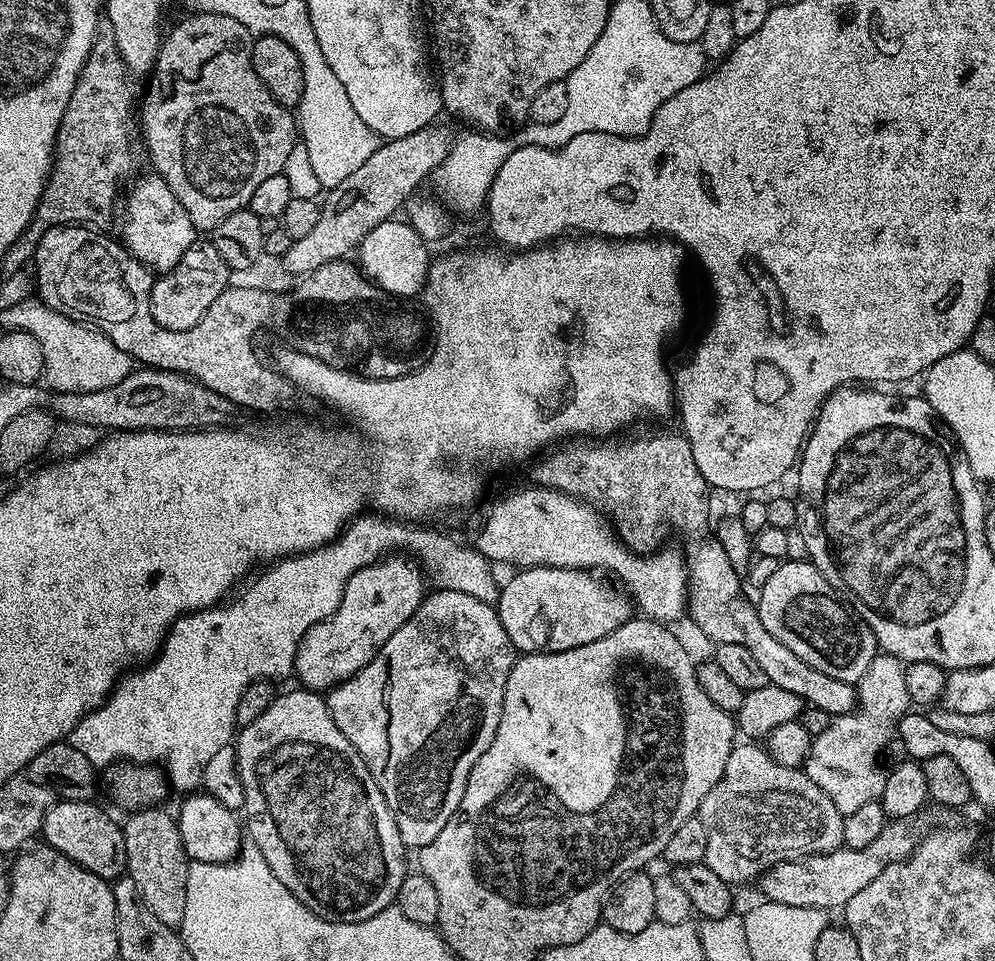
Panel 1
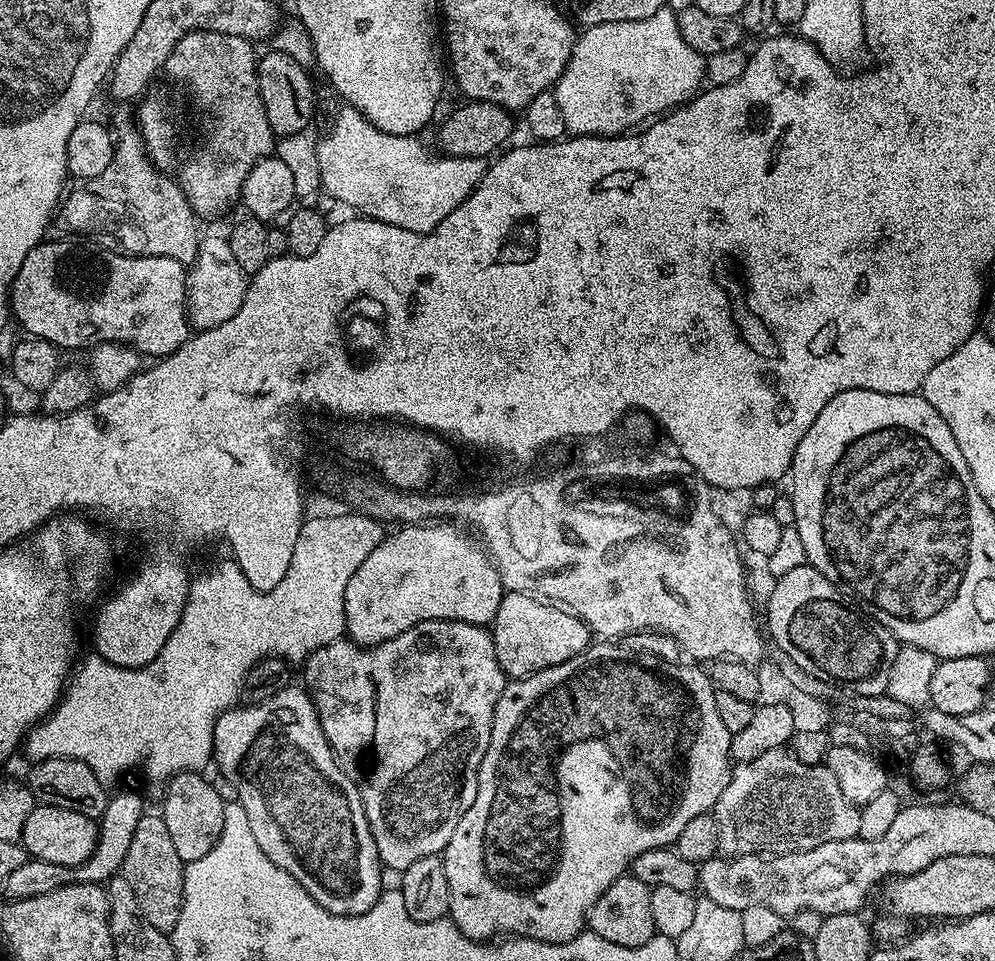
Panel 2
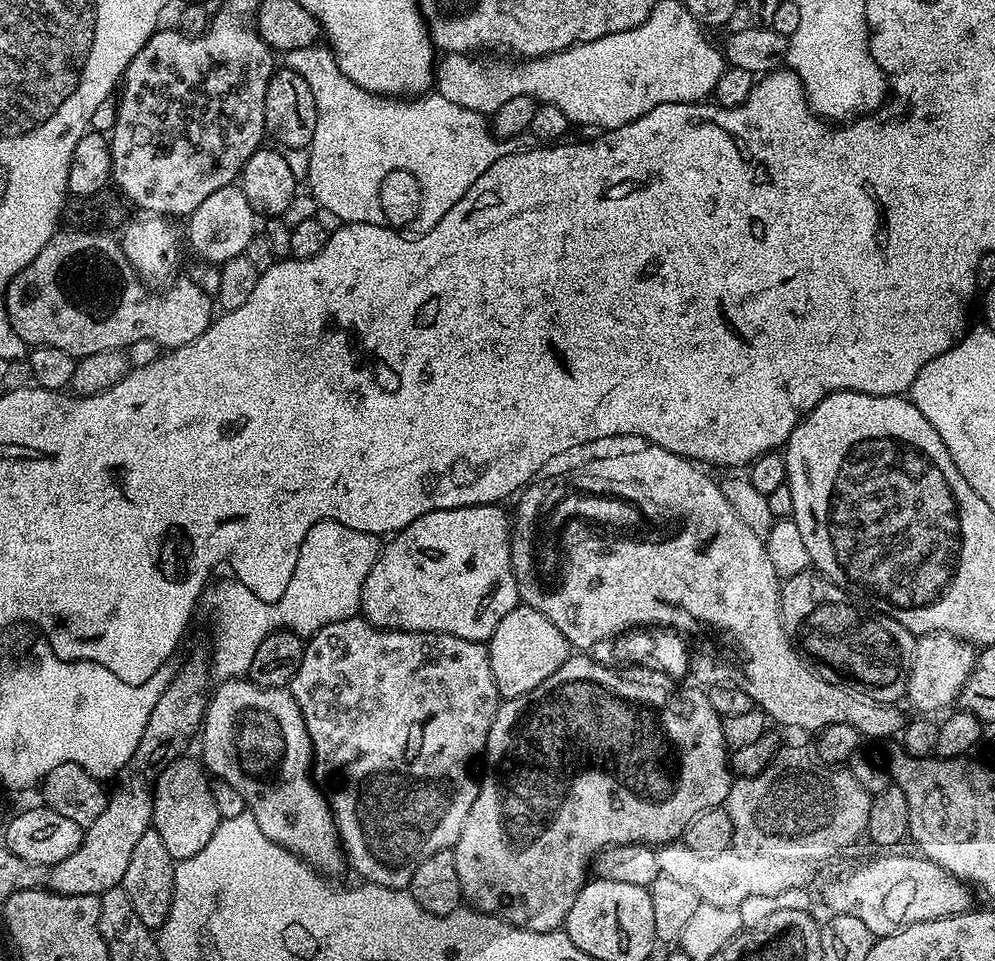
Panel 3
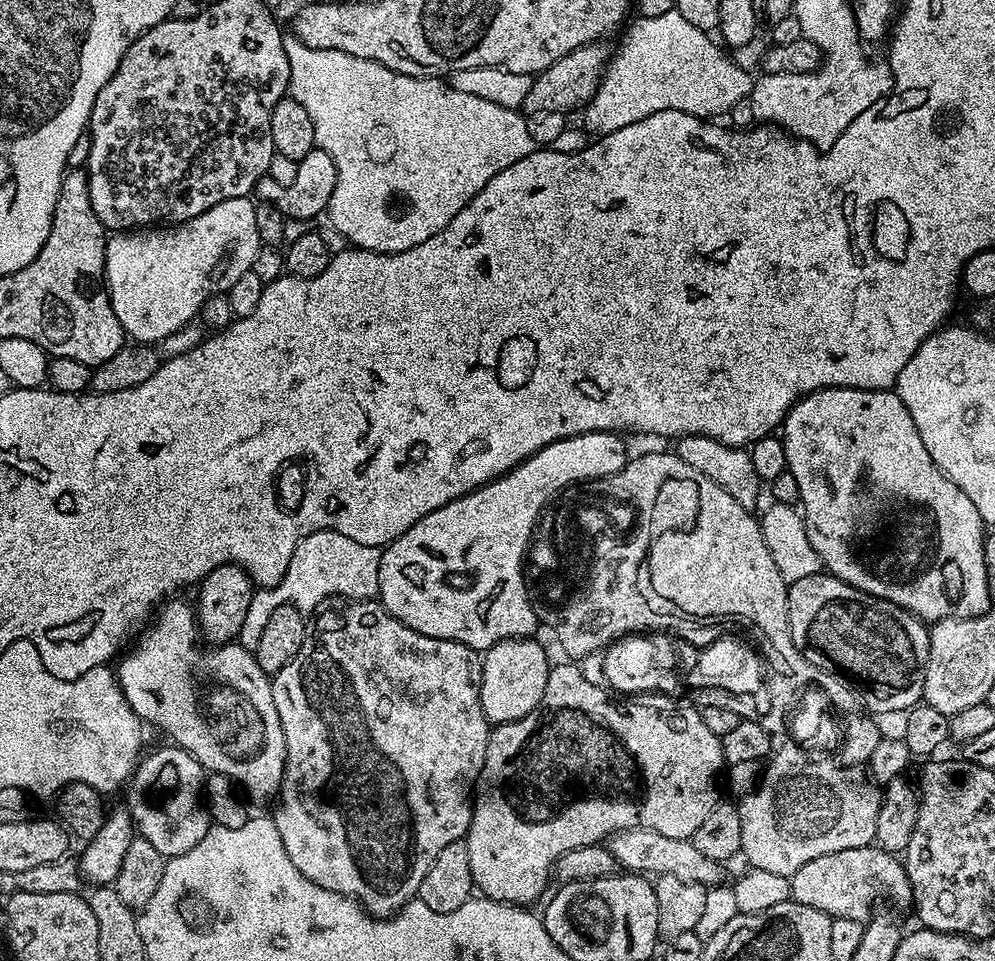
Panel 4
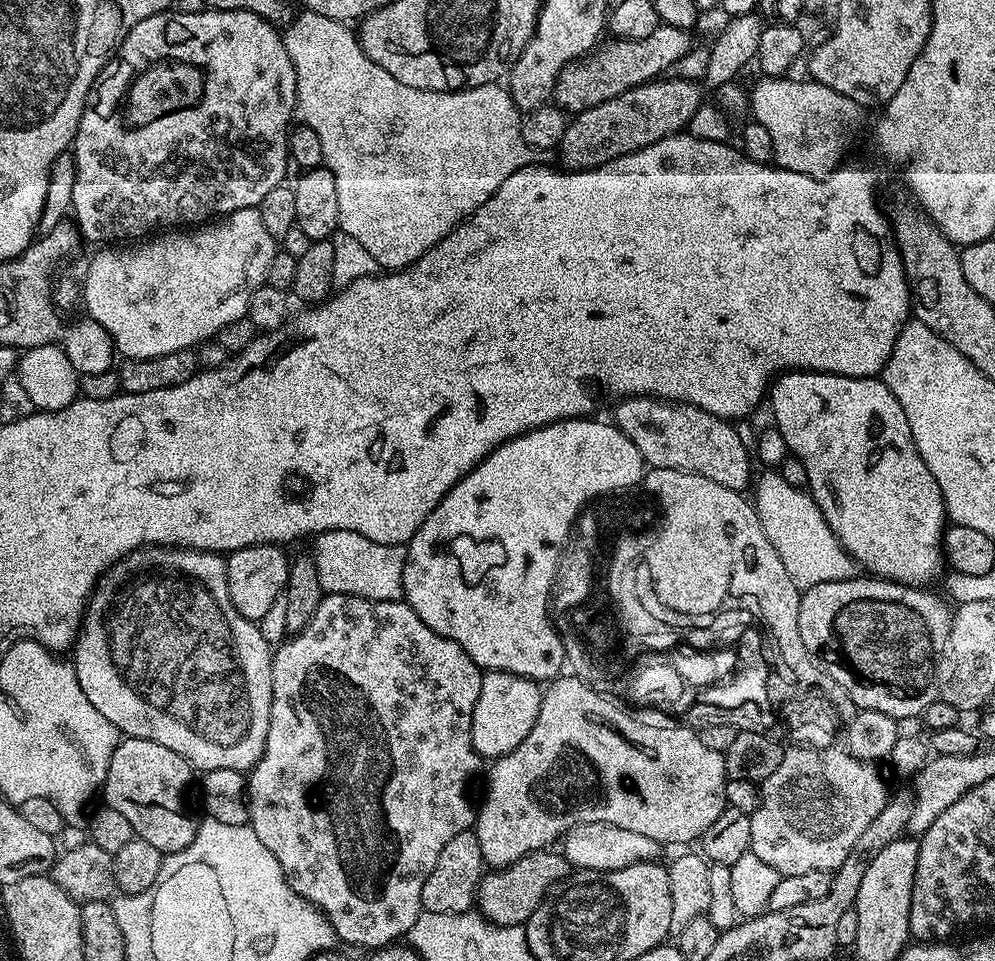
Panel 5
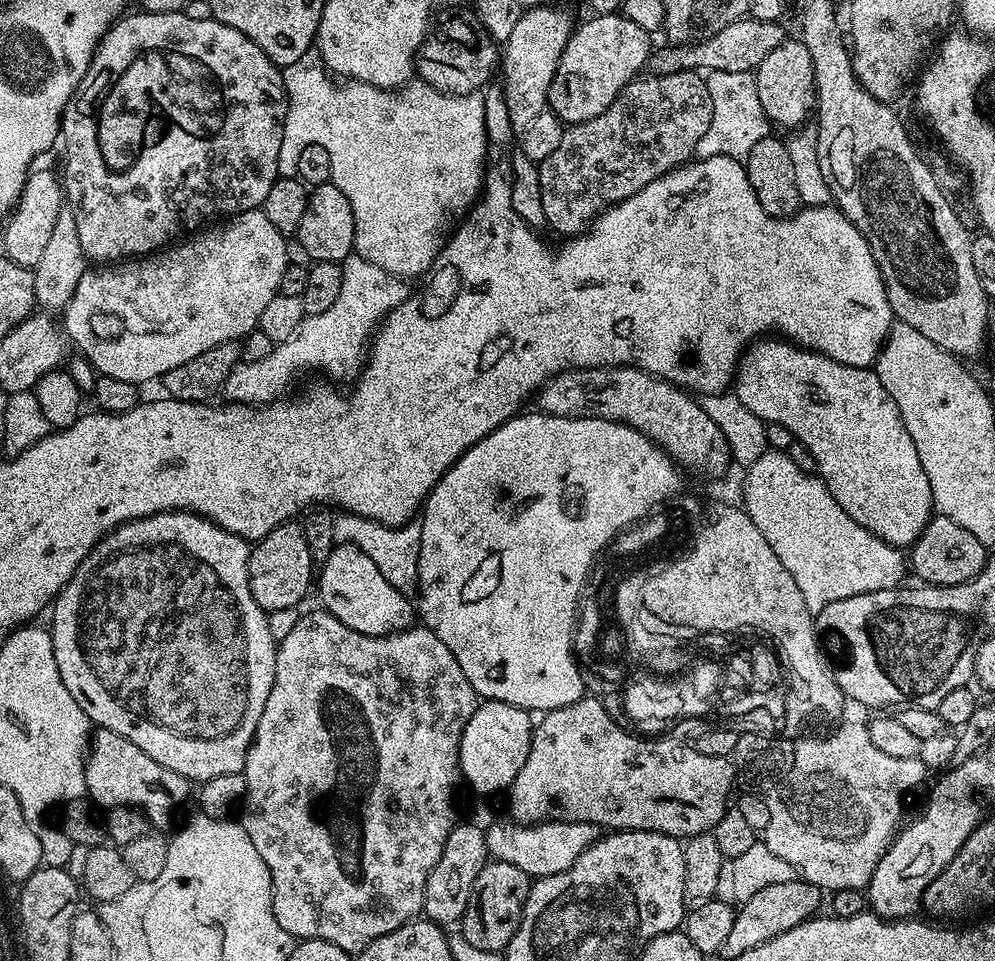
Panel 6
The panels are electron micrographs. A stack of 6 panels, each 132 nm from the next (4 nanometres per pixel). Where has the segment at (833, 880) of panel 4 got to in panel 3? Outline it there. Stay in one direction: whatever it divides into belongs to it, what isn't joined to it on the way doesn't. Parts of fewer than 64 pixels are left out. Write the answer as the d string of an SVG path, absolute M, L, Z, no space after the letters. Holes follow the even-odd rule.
M880 854L877 860L868 860L861 868L856 868L845 880L832 884L824 892L824 900L832 907L833 913L841 912L850 914L850 918L859 918L872 935L879 938L893 936L918 922L930 922L940 920L944 916L957 916L960 912L967 912L973 907L969 885L957 876L951 876L946 870L942 870L936 864L919 855L890 856L894 854Z

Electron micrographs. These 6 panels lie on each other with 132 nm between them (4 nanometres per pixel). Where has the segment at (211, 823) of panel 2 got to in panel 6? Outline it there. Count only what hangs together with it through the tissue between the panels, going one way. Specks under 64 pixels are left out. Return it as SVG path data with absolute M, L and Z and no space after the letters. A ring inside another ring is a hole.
M97 727L91 733L90 747L84 761L84 777L86 778L86 796L93 805L104 810L118 806L138 808L147 816L149 825L156 830L164 830L164 827L175 818L176 807L187 798L188 788L190 788L189 781L174 770L166 770L166 766L154 762L154 758L150 758L146 750L138 750L138 746L122 738L122 734L114 734L114 730L106 730L102 727Z

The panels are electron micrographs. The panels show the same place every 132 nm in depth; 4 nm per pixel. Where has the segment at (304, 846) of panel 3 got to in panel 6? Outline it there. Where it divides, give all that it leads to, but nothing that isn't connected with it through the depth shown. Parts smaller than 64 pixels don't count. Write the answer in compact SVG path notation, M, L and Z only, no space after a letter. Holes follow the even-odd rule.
M159 512L141 520L130 520L96 543L91 554L80 563L70 582L66 582L64 589L56 595L50 608L50 631L54 642L54 662L58 662L58 674L62 674L66 690L70 690L74 702L82 706L89 721L106 730L114 730L114 734L122 734L122 738L134 742L138 750L146 750L146 754L150 754L154 762L166 766L166 770L174 770L189 782L218 778L218 774L243 772L248 747L256 736L266 698L270 698L270 686L274 686L278 641L270 634L269 613L258 606L258 602L254 602L254 594L250 594L249 551L249 541L222 530L213 520L198 516L195 512Z

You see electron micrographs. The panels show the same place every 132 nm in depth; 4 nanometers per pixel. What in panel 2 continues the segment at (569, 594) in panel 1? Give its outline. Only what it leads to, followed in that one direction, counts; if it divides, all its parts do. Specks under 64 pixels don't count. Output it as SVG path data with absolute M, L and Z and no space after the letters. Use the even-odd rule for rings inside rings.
M508 592L490 625L498 662L505 677L528 676L550 666L558 666L589 647L590 629L575 612L556 602L545 602L527 592Z

